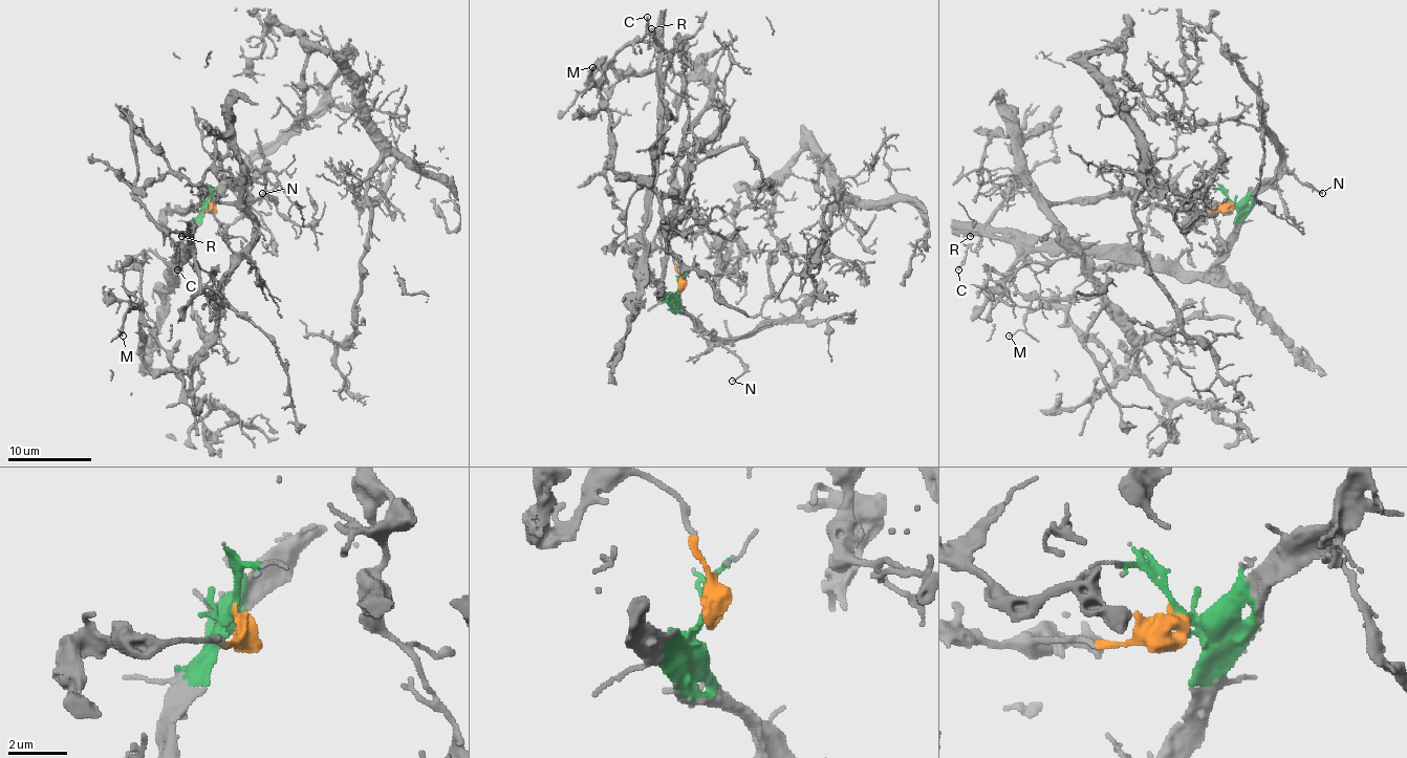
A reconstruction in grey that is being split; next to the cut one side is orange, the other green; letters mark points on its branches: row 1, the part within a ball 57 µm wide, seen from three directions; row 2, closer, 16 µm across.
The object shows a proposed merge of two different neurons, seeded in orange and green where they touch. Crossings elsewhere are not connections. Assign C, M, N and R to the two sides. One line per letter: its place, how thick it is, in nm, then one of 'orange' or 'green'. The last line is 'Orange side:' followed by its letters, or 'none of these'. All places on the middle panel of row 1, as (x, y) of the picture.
C: at (647, 17); 120 nm thick; green
M: at (592, 67); 100 nm thick; orange
N: at (732, 381); 140 nm thick; green
R: at (651, 28); 180 nm thick; green
Orange side: M

